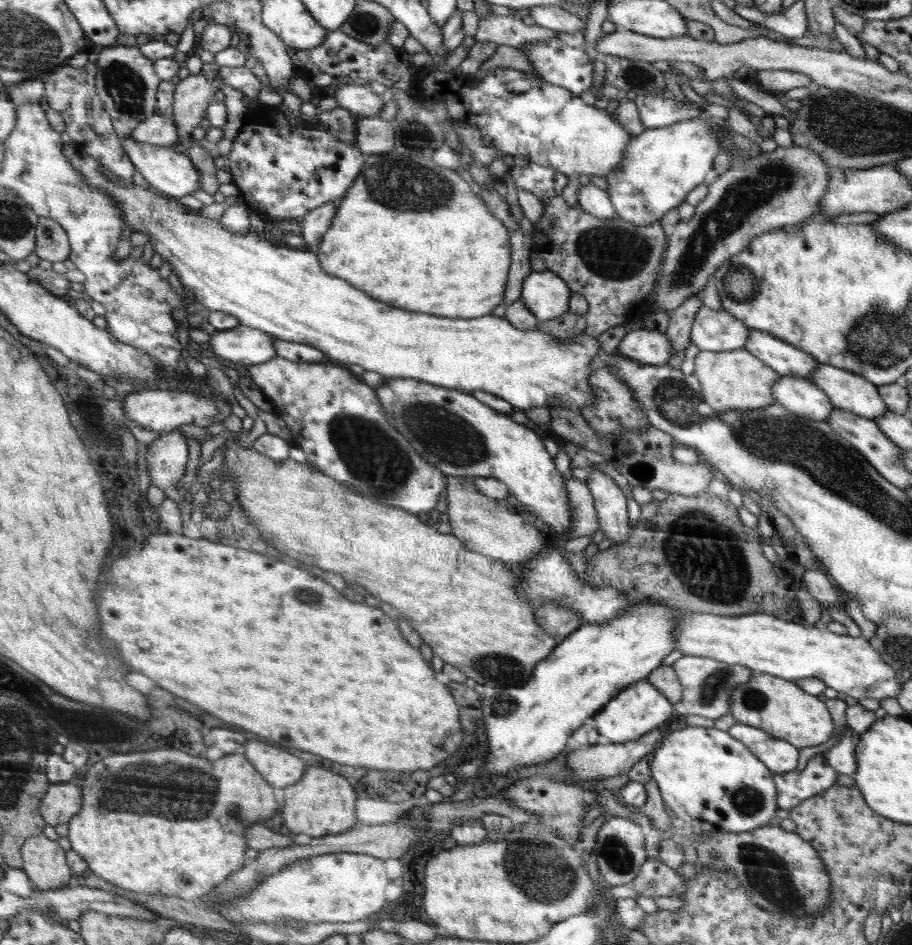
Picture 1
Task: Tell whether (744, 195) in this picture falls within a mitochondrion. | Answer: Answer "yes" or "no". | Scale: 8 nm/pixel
yes

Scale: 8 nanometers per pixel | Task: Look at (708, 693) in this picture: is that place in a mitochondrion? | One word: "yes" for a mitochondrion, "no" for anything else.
yes

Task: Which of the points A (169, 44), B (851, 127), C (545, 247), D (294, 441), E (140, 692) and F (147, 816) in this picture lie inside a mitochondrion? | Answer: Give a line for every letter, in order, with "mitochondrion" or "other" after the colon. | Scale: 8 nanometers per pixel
A: other
B: mitochondrion
C: other
D: other
E: other
F: mitochondrion

